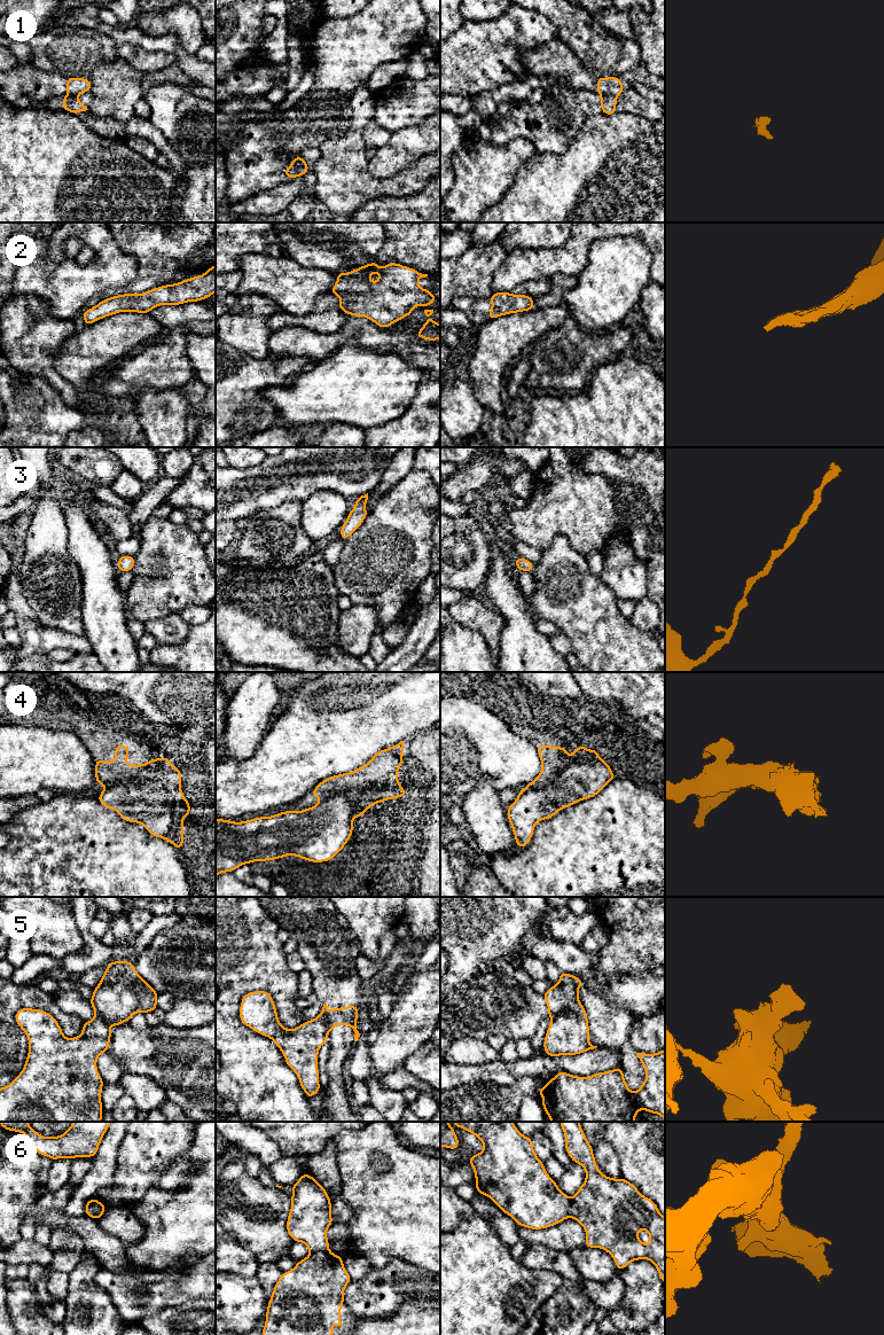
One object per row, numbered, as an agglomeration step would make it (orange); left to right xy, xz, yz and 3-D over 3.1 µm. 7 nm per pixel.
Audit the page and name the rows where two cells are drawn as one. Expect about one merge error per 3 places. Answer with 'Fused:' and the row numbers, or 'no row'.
Fused: 1, 5, 6

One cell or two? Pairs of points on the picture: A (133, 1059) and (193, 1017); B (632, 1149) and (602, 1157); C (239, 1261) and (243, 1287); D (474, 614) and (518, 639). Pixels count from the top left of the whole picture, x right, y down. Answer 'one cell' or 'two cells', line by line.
A: two cells
B: two cells
C: two cells
D: two cells

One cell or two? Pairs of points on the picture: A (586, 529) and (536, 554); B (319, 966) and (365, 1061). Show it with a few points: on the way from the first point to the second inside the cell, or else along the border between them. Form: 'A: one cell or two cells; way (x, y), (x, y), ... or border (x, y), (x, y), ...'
A: two cells; border (517, 538), (541, 549)
B: two cells; border (358, 1015), (357, 1030), (359, 1037), (350, 1053)

